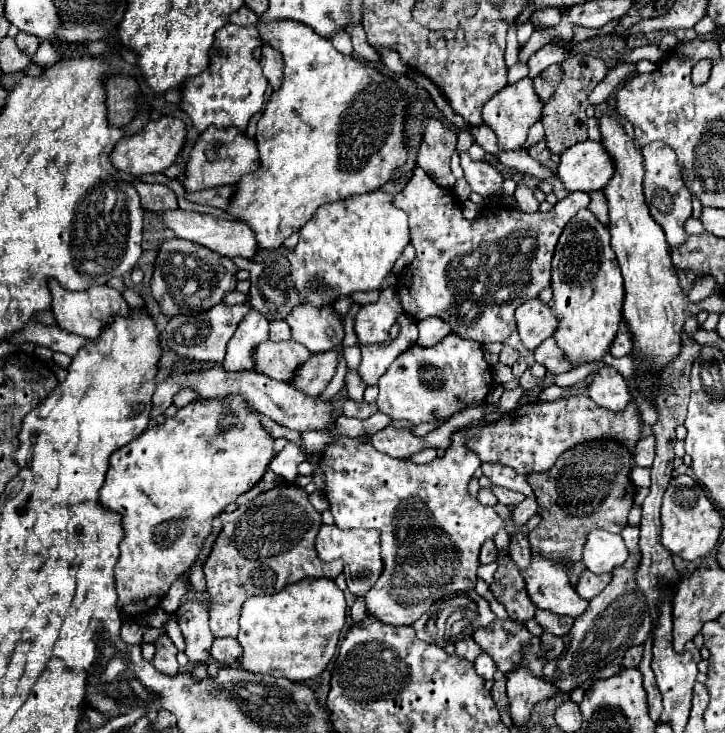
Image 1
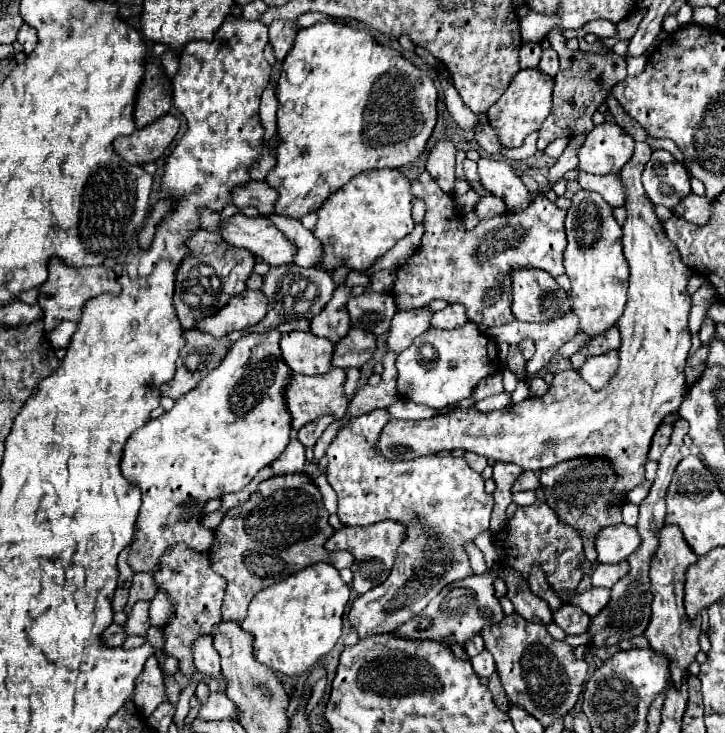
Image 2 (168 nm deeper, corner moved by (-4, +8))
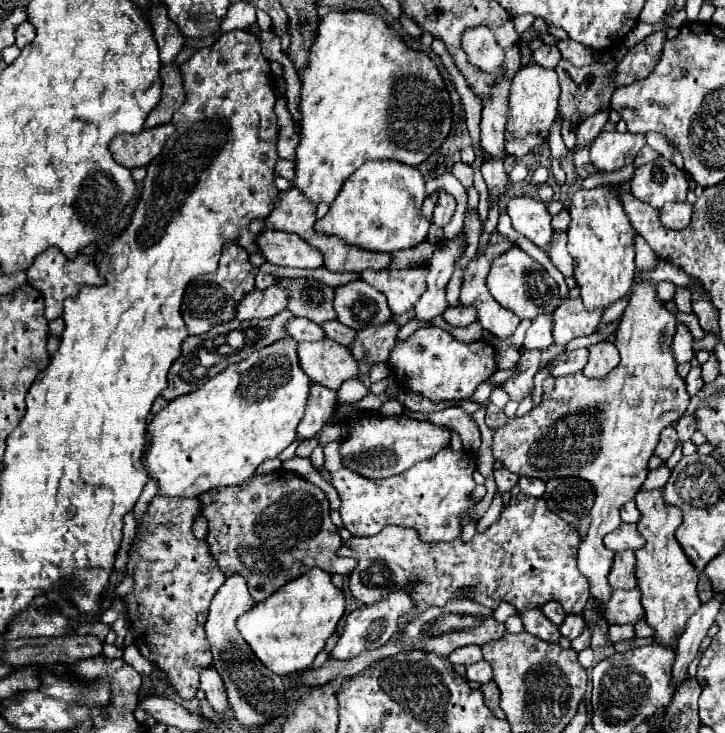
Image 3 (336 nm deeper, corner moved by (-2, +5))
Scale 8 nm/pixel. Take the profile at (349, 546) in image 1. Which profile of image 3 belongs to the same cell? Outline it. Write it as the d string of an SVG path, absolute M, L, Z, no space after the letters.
M520 493L502 507L502 515L494 525L490 525L484 533L476 533L468 543L464 543L460 537L450 543L424 543L420 541L414 529L388 525L374 537L352 537L340 547L338 555L354 557L358 561L358 567L350 573L350 591L364 605L378 603L386 599L388 593L406 589L410 585L408 593L414 599L414 609L410 611L410 615L402 615L398 619L398 633L400 633L416 615L424 613L430 607L444 607L448 601L458 597L472 599L492 611L500 605L500 601L510 603L518 611L542 607L548 601L558 601L566 613L580 615L590 597L590 591L588 581L580 575L576 567L578 545L580 545L578 531L570 527L566 521L562 521L556 513L552 513L546 507L544 499L526 497L524 493Z

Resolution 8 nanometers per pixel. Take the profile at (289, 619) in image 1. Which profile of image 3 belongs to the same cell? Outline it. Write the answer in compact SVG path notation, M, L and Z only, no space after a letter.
M310 569L302 577L286 583L266 601L256 603L248 613L238 619L238 629L256 657L276 675L304 671L312 665L314 657L324 649L328 637L336 631L344 615L344 595L330 581L330 573Z

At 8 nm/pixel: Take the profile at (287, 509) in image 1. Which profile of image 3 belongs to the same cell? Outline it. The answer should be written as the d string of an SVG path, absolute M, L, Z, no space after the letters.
M278 469L268 475L254 473L254 477L246 481L246 485L210 489L210 493L204 493L200 497L200 505L202 505L202 515L208 519L208 539L206 541L222 573L226 577L234 573L246 577L250 595L254 597L256 603L264 601L274 591L278 591L282 585L298 579L312 567L320 567L328 571L330 575L334 573L348 575L356 567L354 559L344 559L336 555L336 551L342 547L342 537L338 535L338 529L330 521L330 507L328 507L326 495L314 483L306 481L304 477L292 471Z

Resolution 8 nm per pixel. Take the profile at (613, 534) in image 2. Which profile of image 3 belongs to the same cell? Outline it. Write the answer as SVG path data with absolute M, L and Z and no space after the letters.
M620 523L618 529L614 529L612 533L608 533L604 537L604 545L612 551L624 551L624 549L640 549L644 545L644 537L638 533L636 525L630 523Z

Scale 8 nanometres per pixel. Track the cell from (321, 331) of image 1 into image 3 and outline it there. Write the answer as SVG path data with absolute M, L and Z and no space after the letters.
M328 321L322 327L324 327L324 333L326 333L328 339L334 339L336 343L340 343L344 347L352 345L354 339L356 339L356 331L346 327L346 325L342 325L342 323L338 323L338 321Z

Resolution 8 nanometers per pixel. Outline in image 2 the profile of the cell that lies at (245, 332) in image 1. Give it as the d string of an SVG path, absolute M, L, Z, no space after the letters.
M268 330L264 334L246 334L232 344L226 358L214 368L194 390L176 400L170 412L150 420L136 430L122 454L120 470L142 492L142 506L136 520L134 542L130 544L128 564L134 572L148 572L160 566L160 558L166 550L178 544L186 544L192 550L206 552L214 542L214 532L202 526L202 508L210 498L222 498L224 494L238 492L258 474L260 468L270 466L290 442L290 414L284 404L284 386L288 384L290 368L284 364L280 348L280 332Z

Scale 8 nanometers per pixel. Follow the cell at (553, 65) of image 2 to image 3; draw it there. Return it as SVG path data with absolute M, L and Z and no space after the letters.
M540 45L534 51L534 63L546 67L546 69L554 69L560 61L560 51L556 45Z

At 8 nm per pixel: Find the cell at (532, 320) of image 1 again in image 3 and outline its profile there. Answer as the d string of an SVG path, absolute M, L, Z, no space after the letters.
M518 245L494 259L490 273L486 277L486 285L488 291L496 297L496 301L500 301L520 319L536 319L536 315L540 313L552 313L562 303L556 281L536 259L526 255Z

